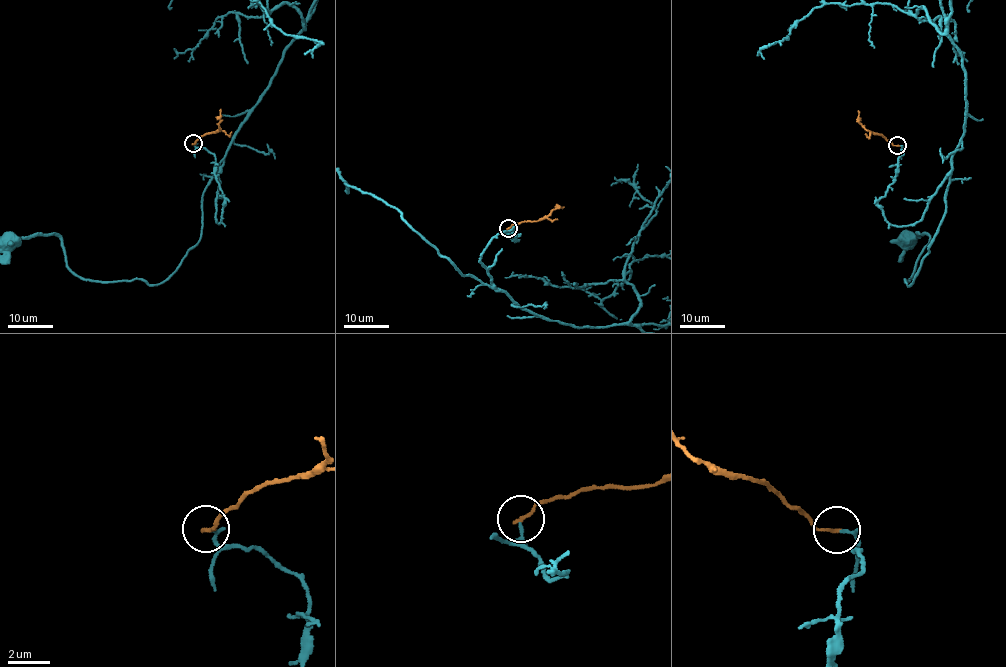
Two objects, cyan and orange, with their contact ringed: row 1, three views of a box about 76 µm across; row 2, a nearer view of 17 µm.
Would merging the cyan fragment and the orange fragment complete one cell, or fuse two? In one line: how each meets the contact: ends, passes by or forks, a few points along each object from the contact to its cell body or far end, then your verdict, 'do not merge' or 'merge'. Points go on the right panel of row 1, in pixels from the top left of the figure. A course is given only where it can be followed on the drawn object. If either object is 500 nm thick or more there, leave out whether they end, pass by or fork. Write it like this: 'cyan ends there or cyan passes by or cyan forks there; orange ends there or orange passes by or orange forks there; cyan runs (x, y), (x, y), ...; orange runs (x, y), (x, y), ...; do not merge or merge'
cyan ends there; orange ends there; cyan runs (898, 146), (878, 201), (890, 224), (920, 219), (950, 174), (945, 214), (907, 285), (928, 235), (904, 237); orange runs (898, 145), (882, 135), (871, 133), (859, 121), (858, 110); merge

